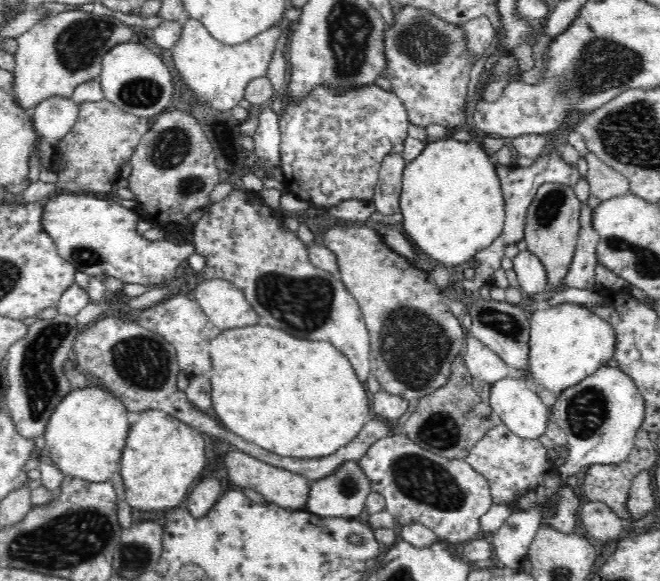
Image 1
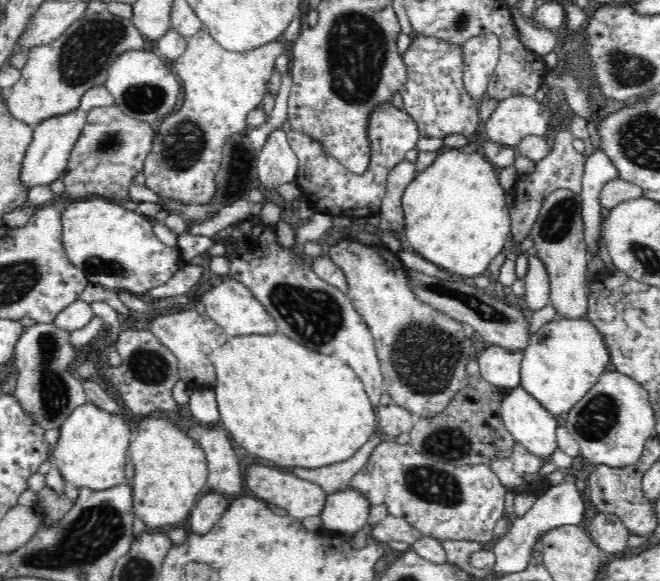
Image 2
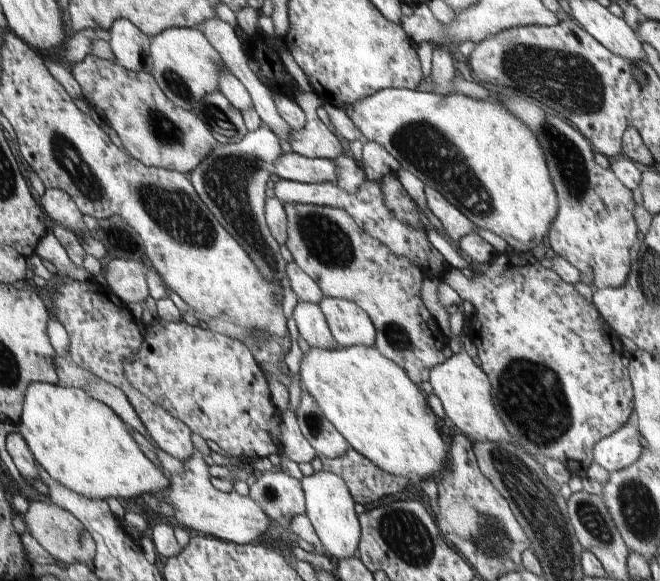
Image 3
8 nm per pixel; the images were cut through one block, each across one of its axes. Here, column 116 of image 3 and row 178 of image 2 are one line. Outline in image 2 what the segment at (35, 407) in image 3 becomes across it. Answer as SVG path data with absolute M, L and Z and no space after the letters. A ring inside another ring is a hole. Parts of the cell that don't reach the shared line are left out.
M458 150L442 152L442 154L440 154L438 158L434 158L431 164L427 165L426 168L415 172L414 180L408 184L407 190L403 193L401 205L404 213L406 240L408 240L408 244L418 252L420 257L430 260L430 262L433 262L436 266L452 275L461 276L463 280L471 281L474 276L482 276L482 274L488 275L486 271L488 265L495 256L498 256L498 254L502 252L502 248L506 246L508 236L510 236L510 212L508 210L508 204L506 203L508 193L504 191L504 188L500 185L497 173L498 169L491 162L486 162L486 158L480 156L480 154L466 154L466 152L458 152Z

